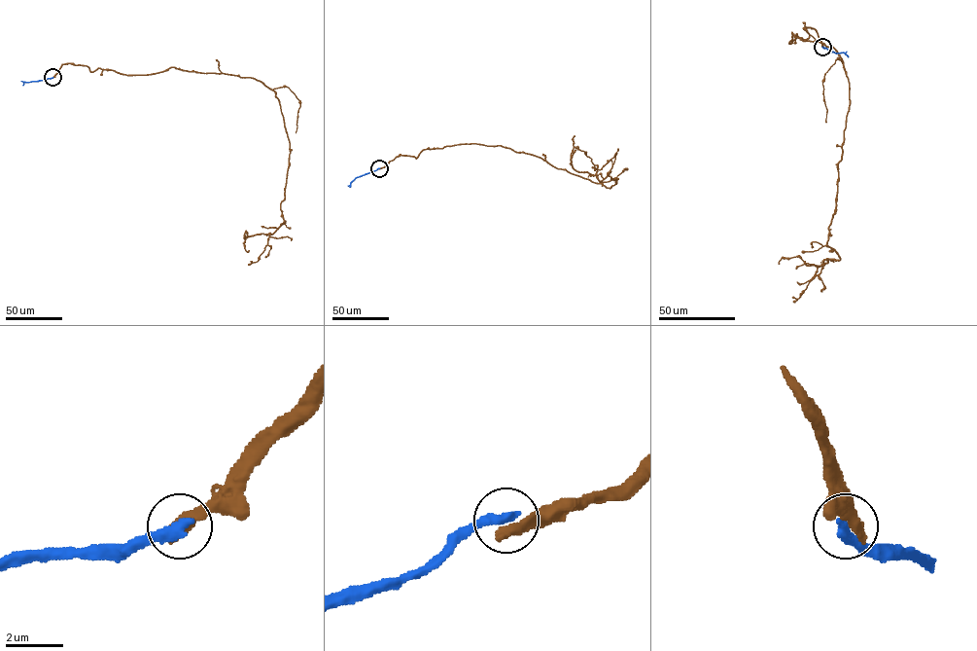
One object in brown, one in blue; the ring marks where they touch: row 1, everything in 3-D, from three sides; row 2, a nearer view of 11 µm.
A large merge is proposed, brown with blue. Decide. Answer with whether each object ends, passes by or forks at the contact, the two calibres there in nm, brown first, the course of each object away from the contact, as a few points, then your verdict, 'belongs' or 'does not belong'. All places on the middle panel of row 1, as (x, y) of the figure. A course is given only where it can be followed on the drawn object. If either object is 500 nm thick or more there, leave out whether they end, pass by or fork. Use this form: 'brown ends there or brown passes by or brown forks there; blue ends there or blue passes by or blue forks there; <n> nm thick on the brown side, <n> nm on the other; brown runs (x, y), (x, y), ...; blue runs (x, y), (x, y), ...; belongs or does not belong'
brown ends there; blue ends there; 480 nm thick on the brown side, 420 nm on the other; brown runs (379, 168), (425, 149), (476, 143), (616, 184), (610, 171), (601, 181), (575, 169), (575, 135); blue runs (379, 168), (357, 177), (349, 187); does not belong

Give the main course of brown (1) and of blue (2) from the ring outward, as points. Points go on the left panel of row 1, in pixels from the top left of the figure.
1: (52, 77), (62, 64), (127, 75), (175, 67), (253, 78), (273, 90), (290, 143), (284, 222), (248, 236)
2: (52, 77), (23, 82), (22, 85)

